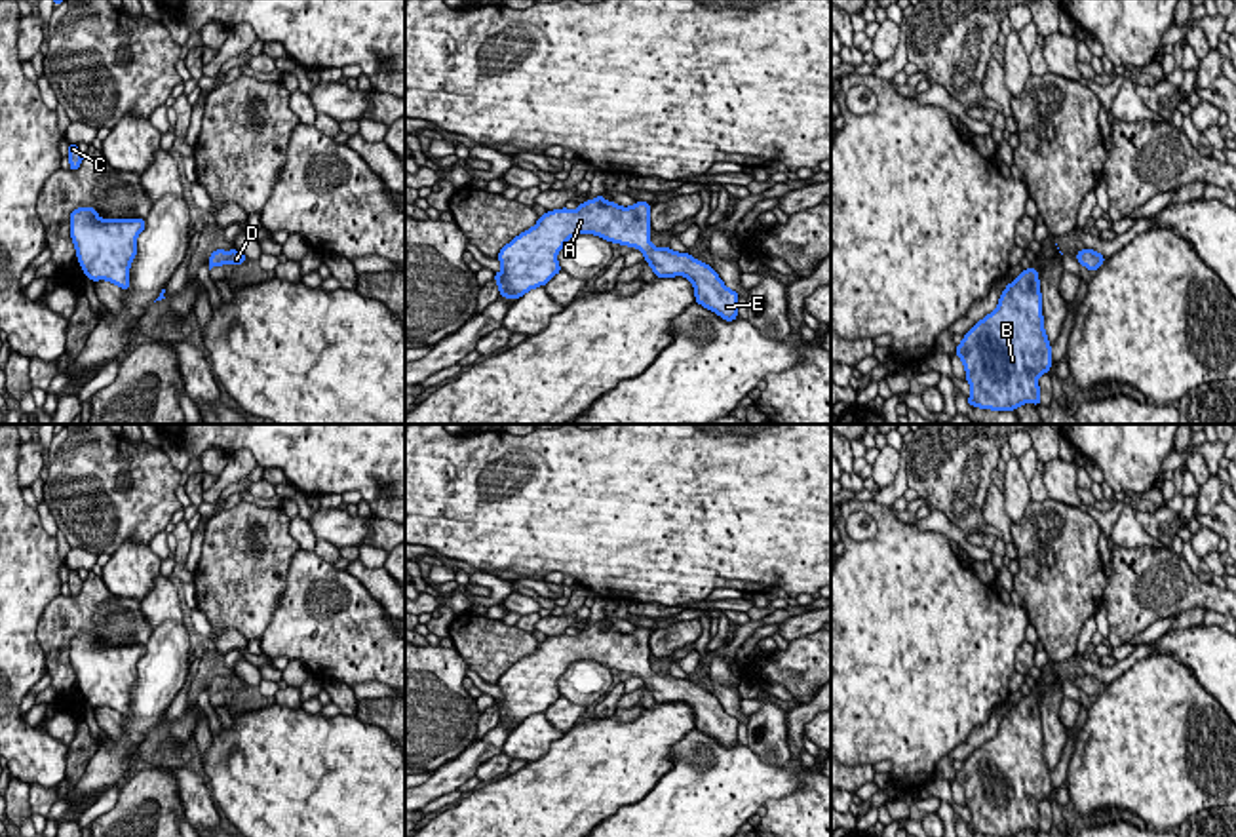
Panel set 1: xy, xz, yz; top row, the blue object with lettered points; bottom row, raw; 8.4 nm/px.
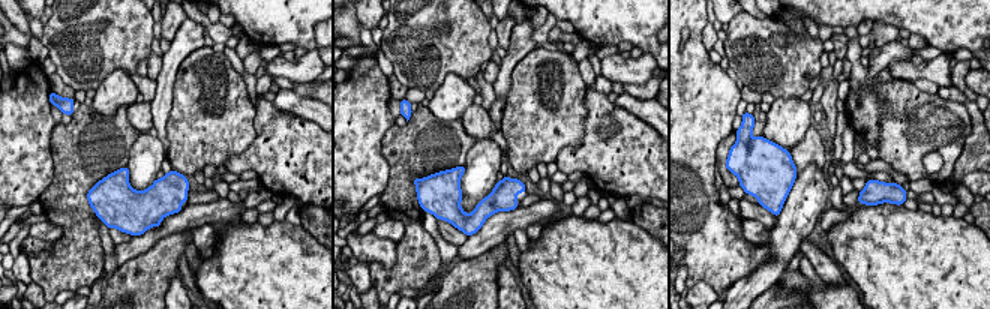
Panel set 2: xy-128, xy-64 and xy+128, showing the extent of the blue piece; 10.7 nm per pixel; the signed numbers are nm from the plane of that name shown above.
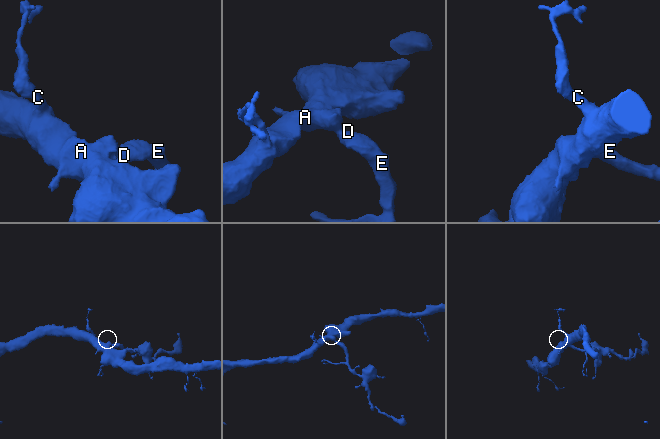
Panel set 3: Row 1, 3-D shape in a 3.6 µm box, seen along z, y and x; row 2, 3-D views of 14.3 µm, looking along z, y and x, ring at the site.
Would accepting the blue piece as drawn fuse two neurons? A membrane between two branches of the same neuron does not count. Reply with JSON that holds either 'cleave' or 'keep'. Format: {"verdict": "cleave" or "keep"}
{"verdict": "keep"}

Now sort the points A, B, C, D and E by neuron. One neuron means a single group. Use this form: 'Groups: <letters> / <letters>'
Groups: A B C D E

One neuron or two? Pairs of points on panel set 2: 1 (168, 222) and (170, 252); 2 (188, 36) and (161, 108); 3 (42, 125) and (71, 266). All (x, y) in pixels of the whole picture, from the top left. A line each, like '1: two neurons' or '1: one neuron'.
1: two neurons
2: one neuron
3: two neurons

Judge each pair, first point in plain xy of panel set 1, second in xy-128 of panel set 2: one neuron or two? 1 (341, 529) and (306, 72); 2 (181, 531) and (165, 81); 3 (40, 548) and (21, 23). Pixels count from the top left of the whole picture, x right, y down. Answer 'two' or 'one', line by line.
1: one
2: two
3: two

